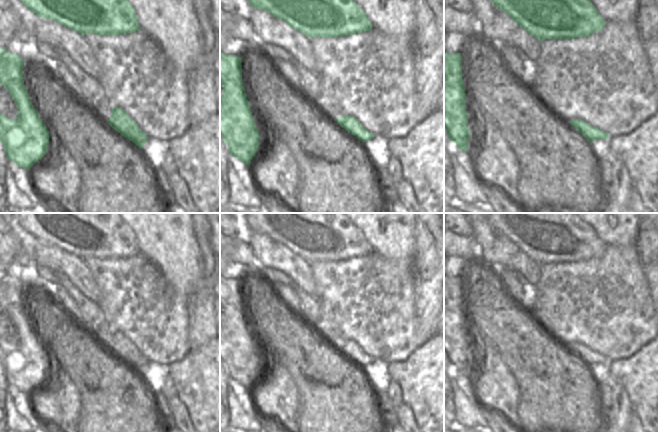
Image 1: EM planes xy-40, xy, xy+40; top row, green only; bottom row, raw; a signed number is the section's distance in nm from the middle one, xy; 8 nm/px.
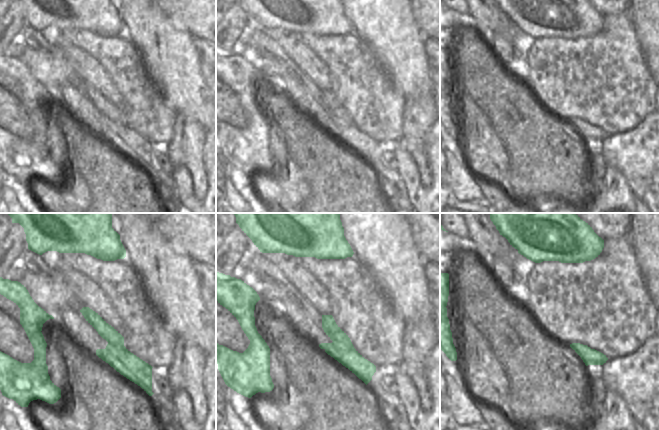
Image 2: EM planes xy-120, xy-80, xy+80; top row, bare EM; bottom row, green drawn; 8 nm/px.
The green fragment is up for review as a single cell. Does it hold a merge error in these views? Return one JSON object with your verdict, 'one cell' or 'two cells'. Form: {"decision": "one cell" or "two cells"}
{"decision": "two cells"}

